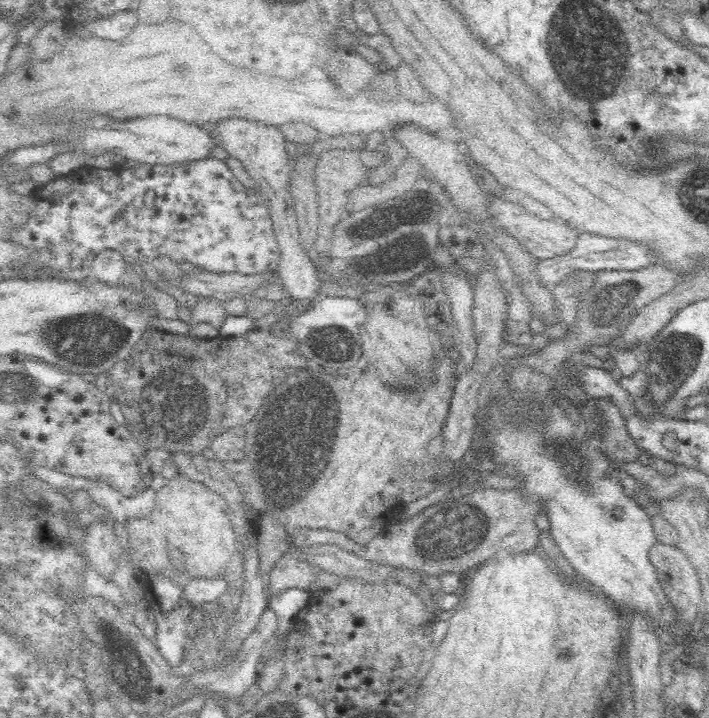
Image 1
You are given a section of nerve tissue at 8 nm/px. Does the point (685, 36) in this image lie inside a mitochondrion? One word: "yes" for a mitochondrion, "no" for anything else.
no

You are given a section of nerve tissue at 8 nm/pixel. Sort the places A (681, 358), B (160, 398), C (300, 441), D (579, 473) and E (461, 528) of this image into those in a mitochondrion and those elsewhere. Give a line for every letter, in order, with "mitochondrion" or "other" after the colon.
A: mitochondrion
B: mitochondrion
C: mitochondrion
D: mitochondrion
E: mitochondrion

